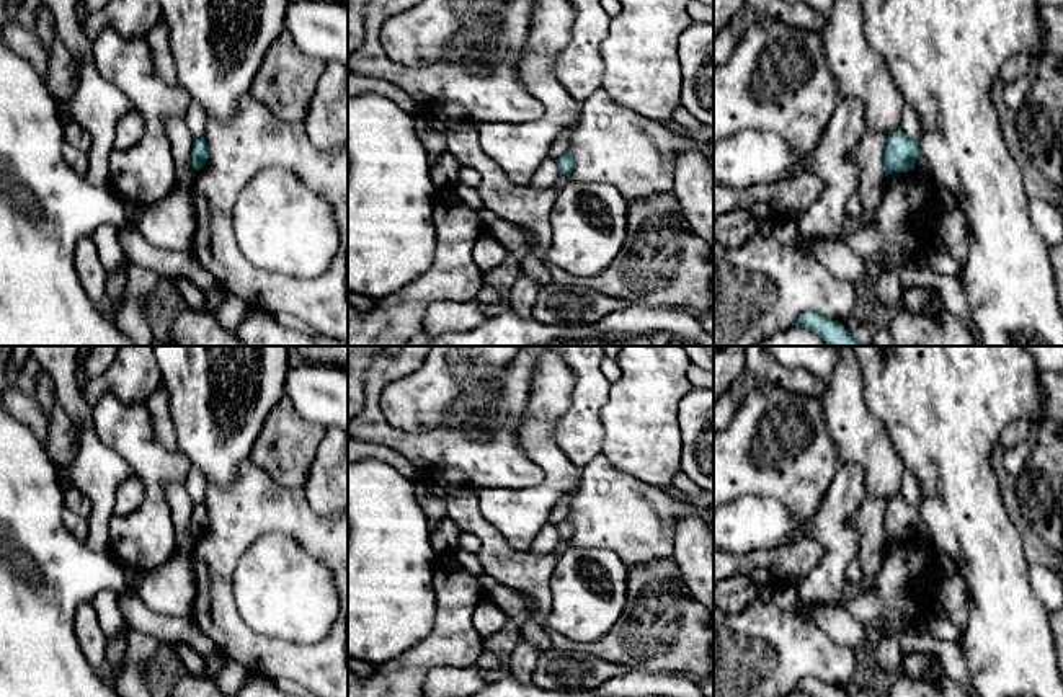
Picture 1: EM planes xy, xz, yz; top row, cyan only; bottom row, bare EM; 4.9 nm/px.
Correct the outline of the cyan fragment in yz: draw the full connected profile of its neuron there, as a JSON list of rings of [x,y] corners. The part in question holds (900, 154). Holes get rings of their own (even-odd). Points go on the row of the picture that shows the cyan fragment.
[[[901,131],[892,132],[887,139],[883,152],[883,171],[888,176],[892,171],[910,171],[919,155],[916,140],[908,139]]]

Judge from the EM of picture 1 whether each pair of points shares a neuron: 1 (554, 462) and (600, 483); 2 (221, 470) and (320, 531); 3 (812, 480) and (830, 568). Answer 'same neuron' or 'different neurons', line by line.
1: different neurons
2: different neurons
3: different neurons

